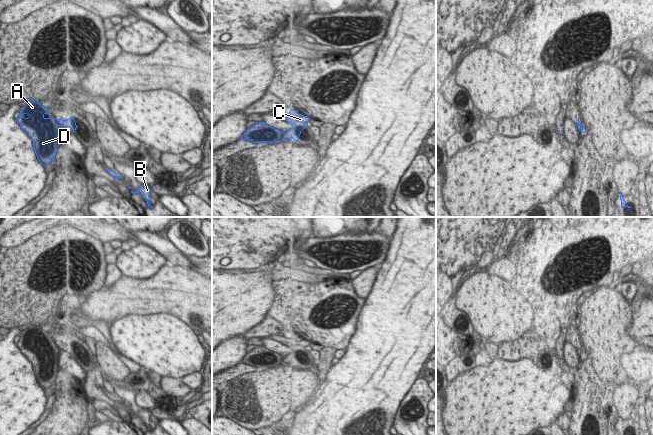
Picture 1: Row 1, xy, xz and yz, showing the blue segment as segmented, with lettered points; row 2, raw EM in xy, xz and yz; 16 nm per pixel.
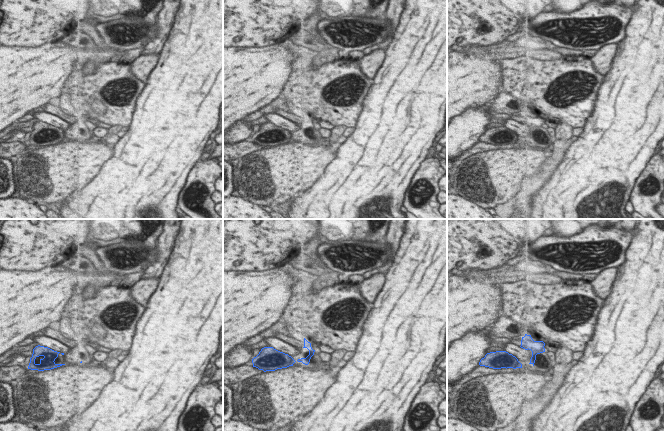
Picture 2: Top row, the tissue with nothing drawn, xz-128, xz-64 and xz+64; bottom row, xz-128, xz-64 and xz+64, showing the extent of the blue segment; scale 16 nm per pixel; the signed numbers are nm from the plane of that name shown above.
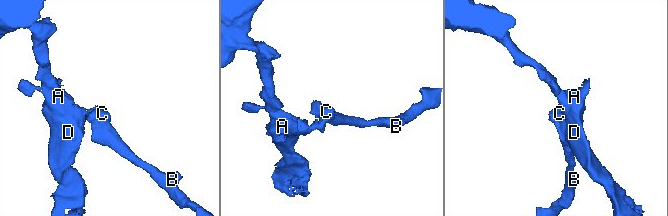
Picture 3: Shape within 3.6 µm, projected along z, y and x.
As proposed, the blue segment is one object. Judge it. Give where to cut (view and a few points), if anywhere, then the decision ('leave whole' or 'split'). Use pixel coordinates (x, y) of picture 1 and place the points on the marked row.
xz (283, 134), (287, 139) | split

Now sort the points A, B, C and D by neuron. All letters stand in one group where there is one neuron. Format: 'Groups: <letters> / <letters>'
Groups: A D / B C.

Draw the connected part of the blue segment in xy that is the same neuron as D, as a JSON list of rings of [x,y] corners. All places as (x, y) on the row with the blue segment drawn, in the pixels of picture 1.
[[[28,100],[20,110],[17,123],[33,141],[33,147],[39,162],[45,167],[53,163],[59,144],[60,120],[45,118],[49,109],[38,101]]]

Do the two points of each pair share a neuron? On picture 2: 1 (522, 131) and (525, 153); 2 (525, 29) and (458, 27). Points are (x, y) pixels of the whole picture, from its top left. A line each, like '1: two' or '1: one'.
1: two
2: two

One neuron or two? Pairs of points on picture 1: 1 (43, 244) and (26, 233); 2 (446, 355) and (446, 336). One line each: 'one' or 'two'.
1: two
2: one

